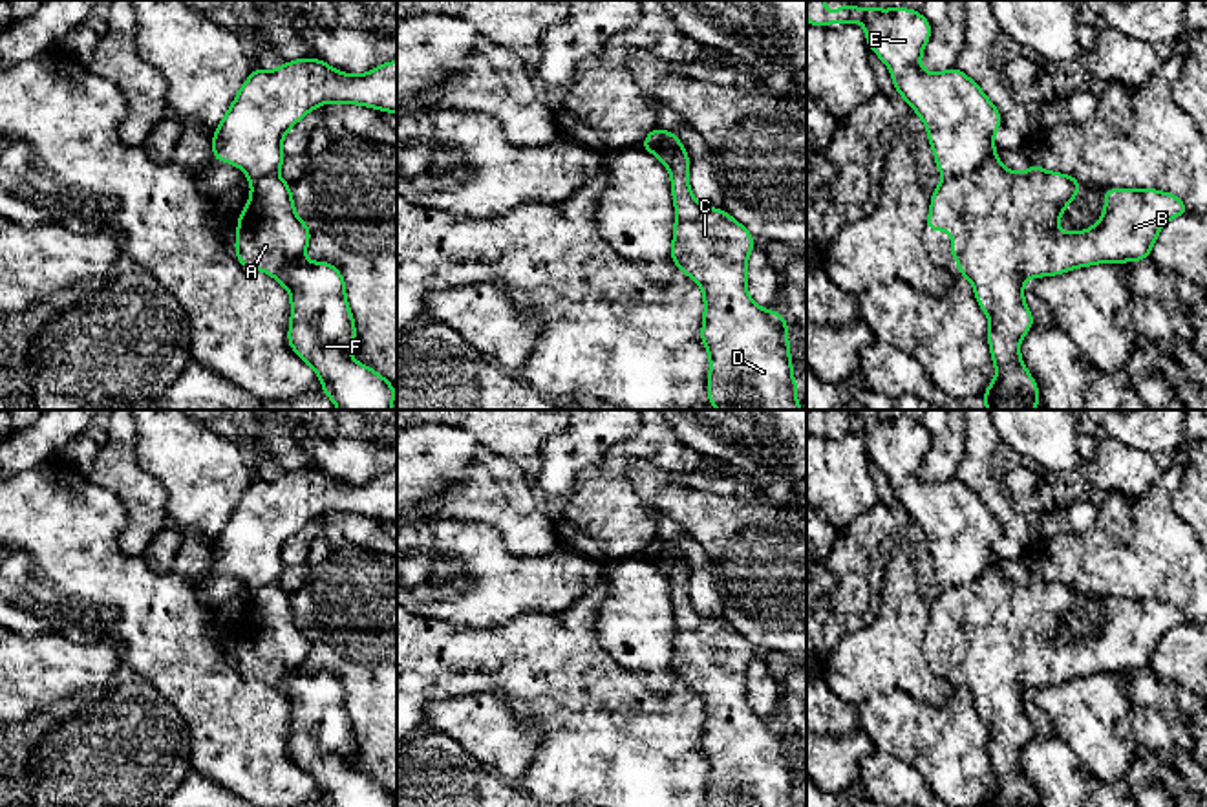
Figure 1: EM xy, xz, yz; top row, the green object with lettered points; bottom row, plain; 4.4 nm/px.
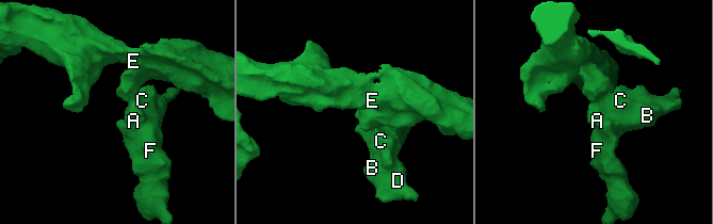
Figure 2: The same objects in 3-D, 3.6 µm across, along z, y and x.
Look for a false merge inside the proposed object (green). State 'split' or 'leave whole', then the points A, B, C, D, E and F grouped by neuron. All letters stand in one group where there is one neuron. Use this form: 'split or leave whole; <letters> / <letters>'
split; A B C D F / E

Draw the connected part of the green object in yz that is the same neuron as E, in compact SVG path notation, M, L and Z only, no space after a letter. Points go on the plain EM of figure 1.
M806 410L806 430L816 437L860 430L865 436L865 450L889 478L896 501L905 509L927 538L938 582L944 587L973 584L995 560L993 543L1002 536L997 516L980 496L956 476L942 483L920 478L924 456L931 448L931 432L909 417L876 419L841 414L836 423L825 423L825 410Z

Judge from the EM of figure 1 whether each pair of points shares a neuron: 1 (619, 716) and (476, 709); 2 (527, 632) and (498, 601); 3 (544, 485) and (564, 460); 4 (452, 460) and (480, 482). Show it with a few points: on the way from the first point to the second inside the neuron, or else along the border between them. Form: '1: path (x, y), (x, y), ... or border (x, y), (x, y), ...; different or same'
1: border (470, 694), (502, 692), (538, 731), (536, 745); different
2: border (556, 612), (525, 612), (500, 624), (472, 626); different
3: path (549, 480), (560, 465); same
4: border (474, 458), (459, 482), (432, 496); different

